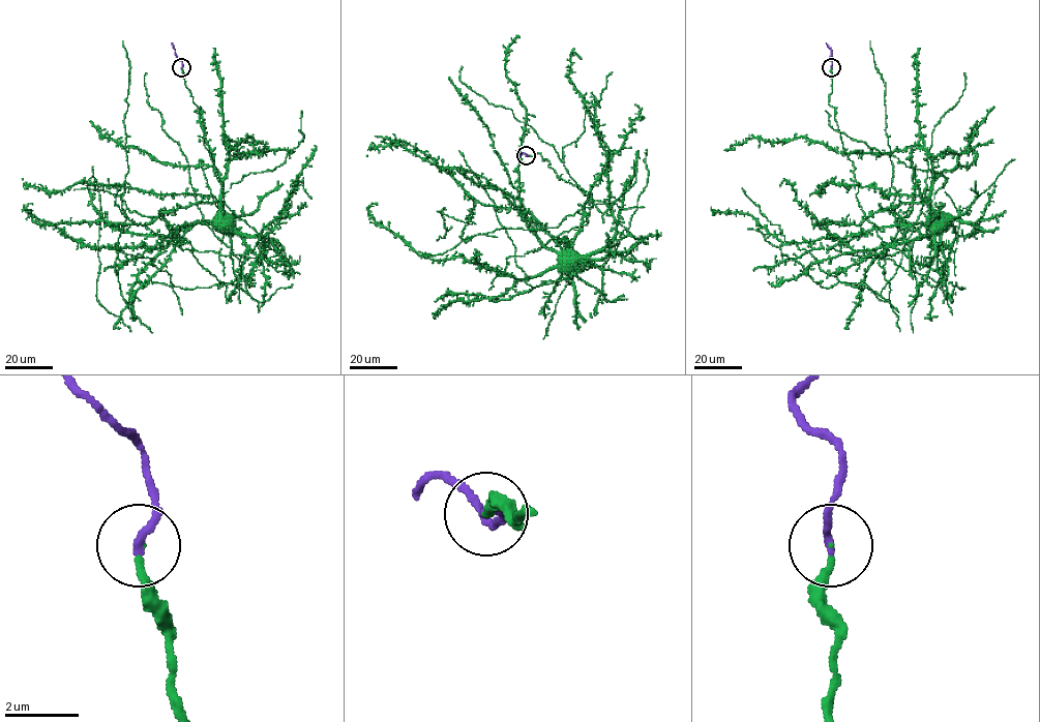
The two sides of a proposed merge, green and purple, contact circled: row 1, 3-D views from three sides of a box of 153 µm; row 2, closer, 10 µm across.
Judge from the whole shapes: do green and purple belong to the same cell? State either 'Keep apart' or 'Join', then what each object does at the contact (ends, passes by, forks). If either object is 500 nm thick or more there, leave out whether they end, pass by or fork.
Join. At the ring green ends. At the ring purple ends

